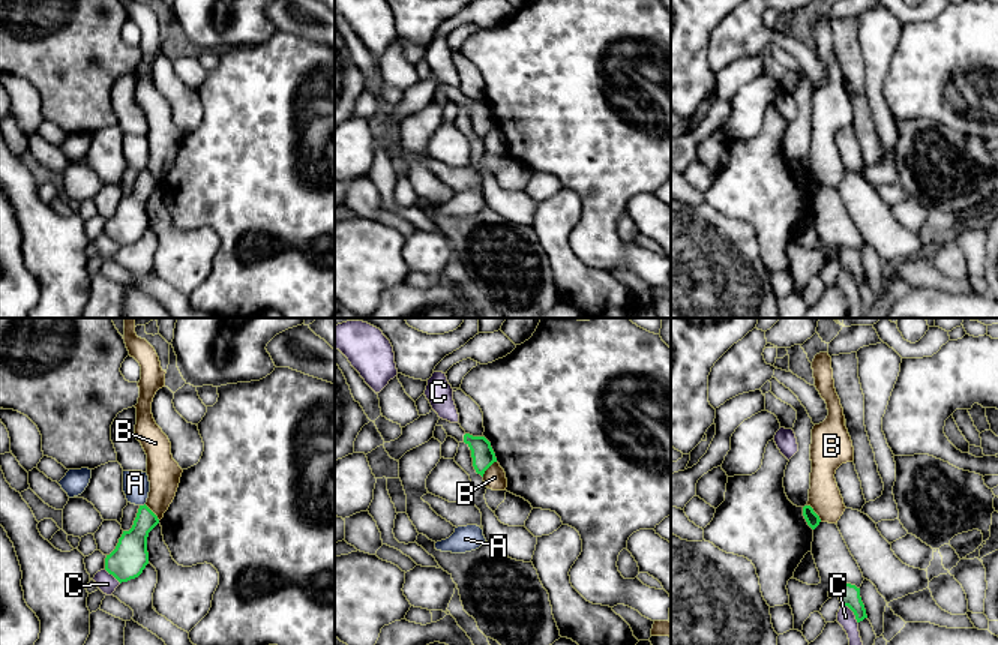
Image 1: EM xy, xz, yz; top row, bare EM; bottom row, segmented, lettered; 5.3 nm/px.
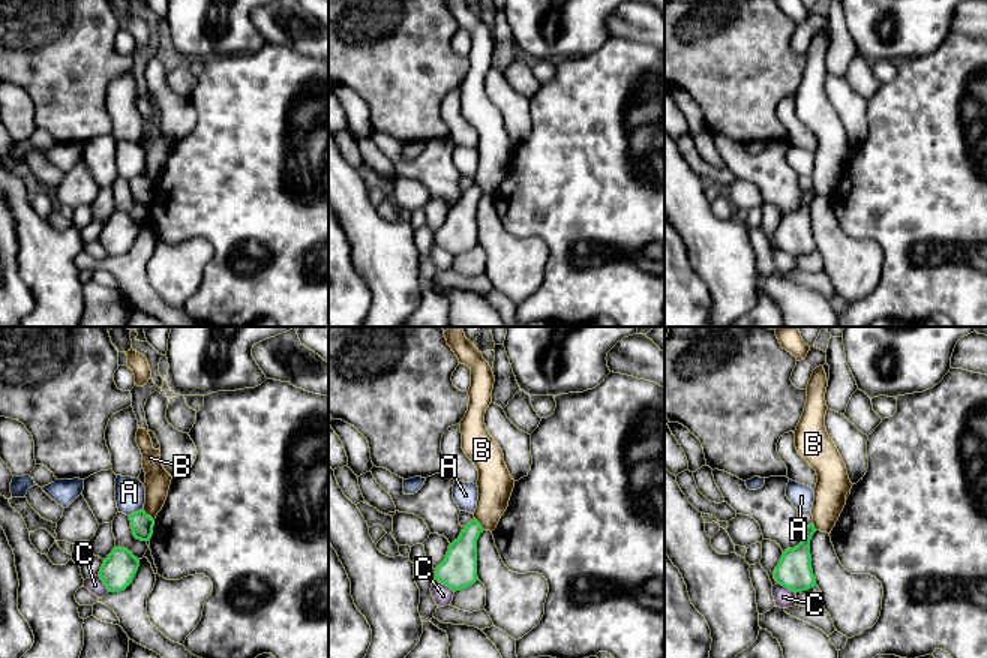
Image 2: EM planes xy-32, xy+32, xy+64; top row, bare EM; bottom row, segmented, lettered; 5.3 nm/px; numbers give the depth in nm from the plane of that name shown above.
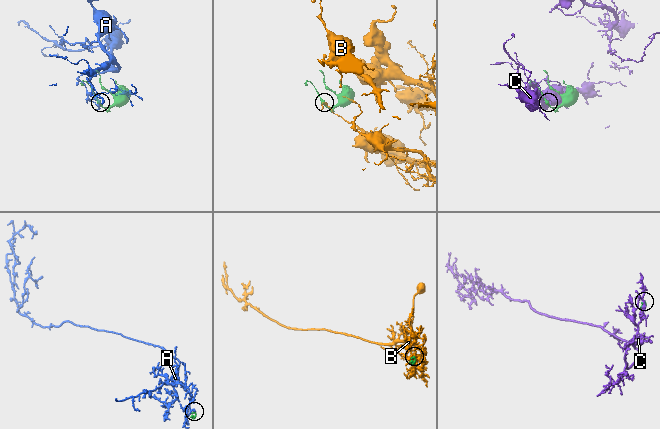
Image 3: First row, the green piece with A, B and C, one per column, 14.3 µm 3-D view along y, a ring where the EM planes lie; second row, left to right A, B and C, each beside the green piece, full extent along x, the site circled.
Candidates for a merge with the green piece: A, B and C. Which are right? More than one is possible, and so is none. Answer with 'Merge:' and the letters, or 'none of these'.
Merge: none of these

